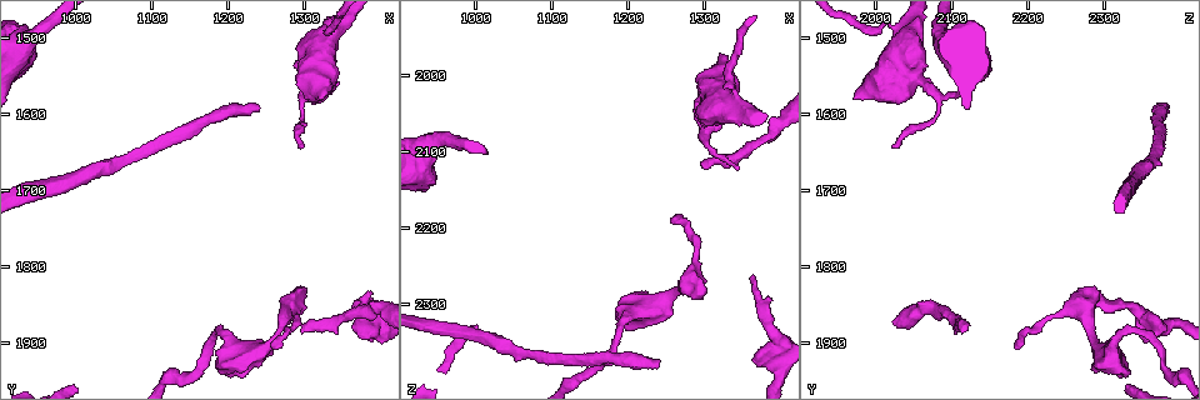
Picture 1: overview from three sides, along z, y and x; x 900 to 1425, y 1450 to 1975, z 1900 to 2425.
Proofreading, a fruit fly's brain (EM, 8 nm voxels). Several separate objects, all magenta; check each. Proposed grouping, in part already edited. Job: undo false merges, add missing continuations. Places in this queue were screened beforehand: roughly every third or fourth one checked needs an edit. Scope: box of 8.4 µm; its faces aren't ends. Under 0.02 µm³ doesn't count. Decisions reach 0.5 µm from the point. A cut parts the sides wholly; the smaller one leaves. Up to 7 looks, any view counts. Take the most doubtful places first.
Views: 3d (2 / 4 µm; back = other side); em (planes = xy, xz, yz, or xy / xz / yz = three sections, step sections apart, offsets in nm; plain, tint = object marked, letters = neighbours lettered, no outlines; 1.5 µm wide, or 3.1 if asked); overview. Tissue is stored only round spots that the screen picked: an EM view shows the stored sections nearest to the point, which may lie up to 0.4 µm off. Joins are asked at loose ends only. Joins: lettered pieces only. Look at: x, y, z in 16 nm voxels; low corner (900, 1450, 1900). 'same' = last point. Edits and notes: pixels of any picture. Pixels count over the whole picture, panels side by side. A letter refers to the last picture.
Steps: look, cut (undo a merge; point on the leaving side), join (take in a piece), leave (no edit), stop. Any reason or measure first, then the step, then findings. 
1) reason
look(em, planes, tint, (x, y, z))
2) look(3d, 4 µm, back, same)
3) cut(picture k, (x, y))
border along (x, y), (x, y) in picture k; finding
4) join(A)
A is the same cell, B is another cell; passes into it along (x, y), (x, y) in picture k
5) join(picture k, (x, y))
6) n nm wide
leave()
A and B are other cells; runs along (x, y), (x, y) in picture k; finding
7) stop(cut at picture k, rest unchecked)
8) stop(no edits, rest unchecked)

end of a long branch
look(3d, 4 µm, (1290, 1885, 2115))

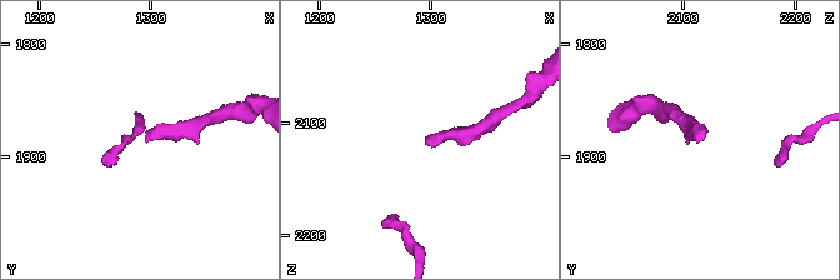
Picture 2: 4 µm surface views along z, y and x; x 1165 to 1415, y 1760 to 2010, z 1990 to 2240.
need the tissue
look(em, planes, letters, (1296, 1888, 2116))

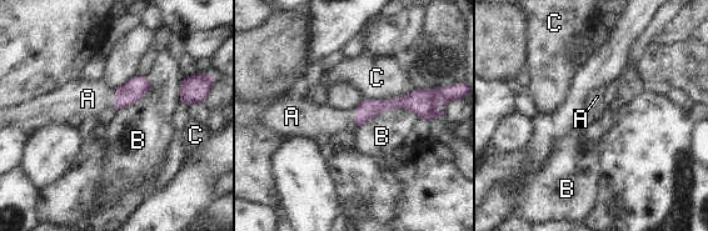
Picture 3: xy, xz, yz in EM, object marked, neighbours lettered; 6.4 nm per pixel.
join(A)
A is the same cell, B and C are other cells; passes into it along (130, 93), (115, 99), (88, 99) in picture 3; it goes on there

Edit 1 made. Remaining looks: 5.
tapers out
look(3d, 2 µm, (1295, 1640, 2020))

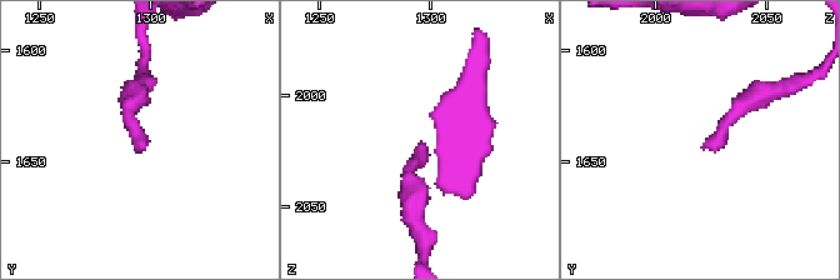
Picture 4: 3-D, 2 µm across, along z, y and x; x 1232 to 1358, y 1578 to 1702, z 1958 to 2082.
look(em, planes, tint, (1298, 1644, 2021))

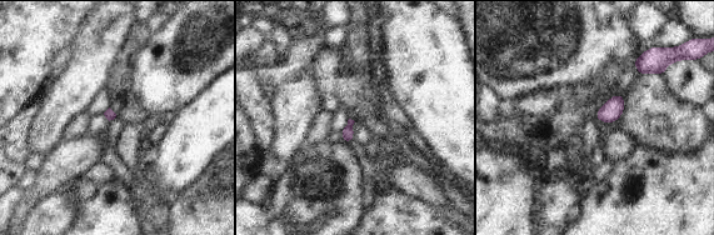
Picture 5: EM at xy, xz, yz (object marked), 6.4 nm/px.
look(em, planes, letters, same)

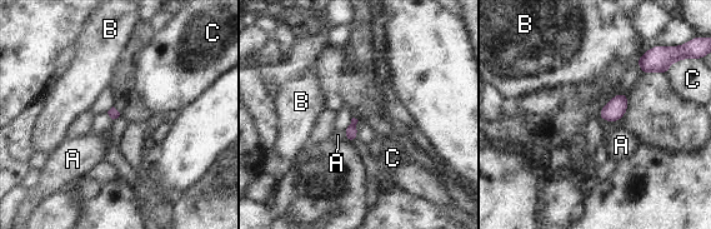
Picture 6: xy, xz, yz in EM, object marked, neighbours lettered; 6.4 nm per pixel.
70 nm wide
leave()
A, B and C are other cells; border along (343, 132), (346, 139) in picture 6; none of them fits

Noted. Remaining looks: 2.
branch stops here
look(3d, 2 µm, (1295, 1825, 2285))

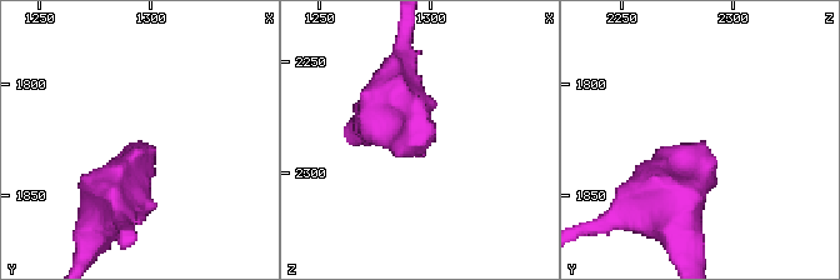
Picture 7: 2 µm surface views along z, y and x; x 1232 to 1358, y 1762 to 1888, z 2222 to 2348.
look(em, planes, letters, (1294, 1827, 2289))

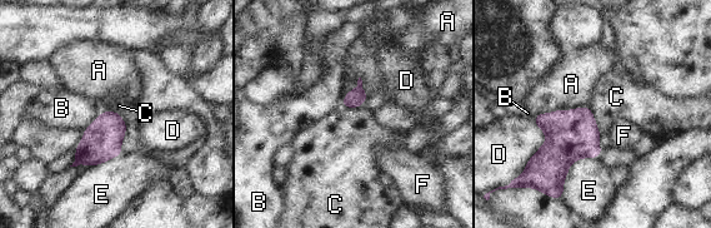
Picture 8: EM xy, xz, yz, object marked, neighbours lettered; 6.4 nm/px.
120 nm wide
leave()
A, B, C, D, E and F are other cells; border along (589, 107), (601, 134) in picture 8; no lettered piece goes on from it

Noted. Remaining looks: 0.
stop(join at picture 3, rest unchecked)

